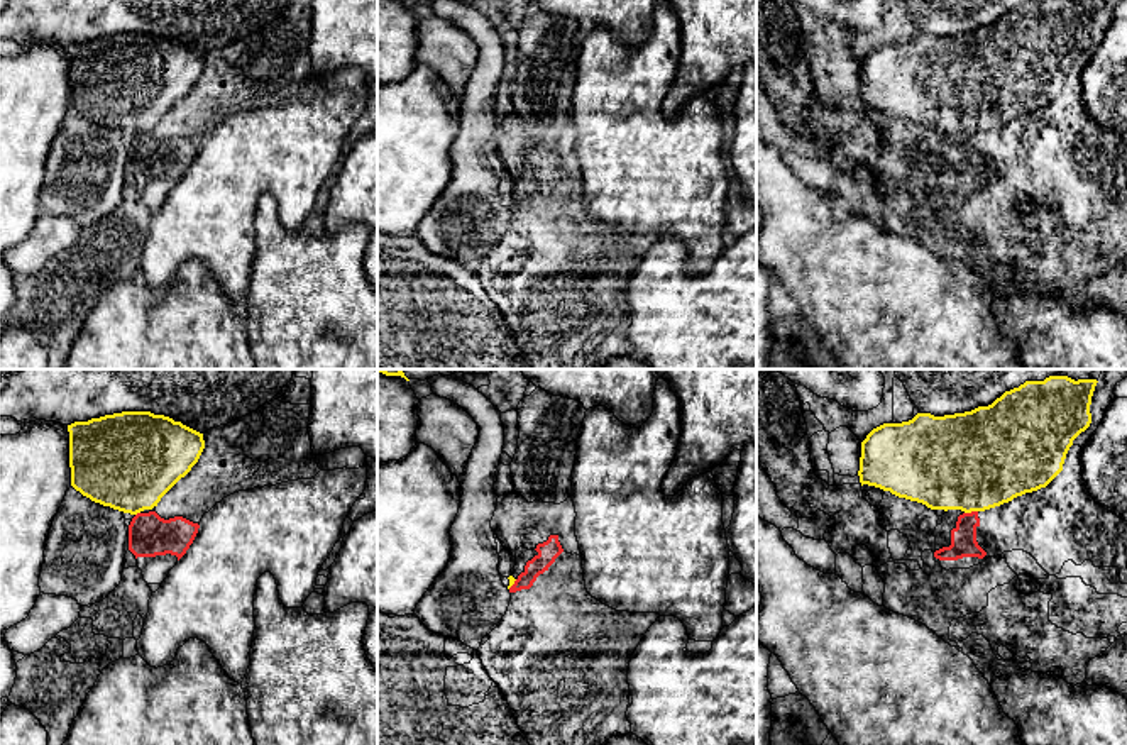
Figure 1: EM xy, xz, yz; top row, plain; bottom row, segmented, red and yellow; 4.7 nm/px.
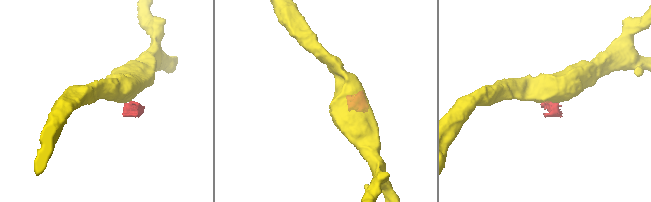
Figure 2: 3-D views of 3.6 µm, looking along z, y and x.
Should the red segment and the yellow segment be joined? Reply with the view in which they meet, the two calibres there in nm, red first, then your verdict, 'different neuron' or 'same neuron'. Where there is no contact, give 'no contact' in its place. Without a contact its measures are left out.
yz | 130/480 nm | different neuron

